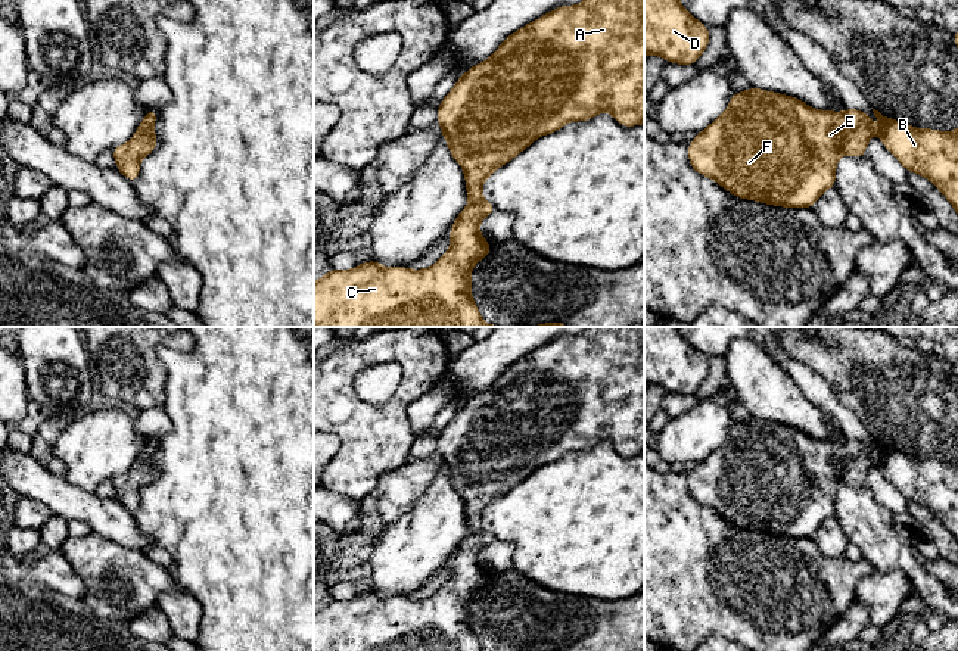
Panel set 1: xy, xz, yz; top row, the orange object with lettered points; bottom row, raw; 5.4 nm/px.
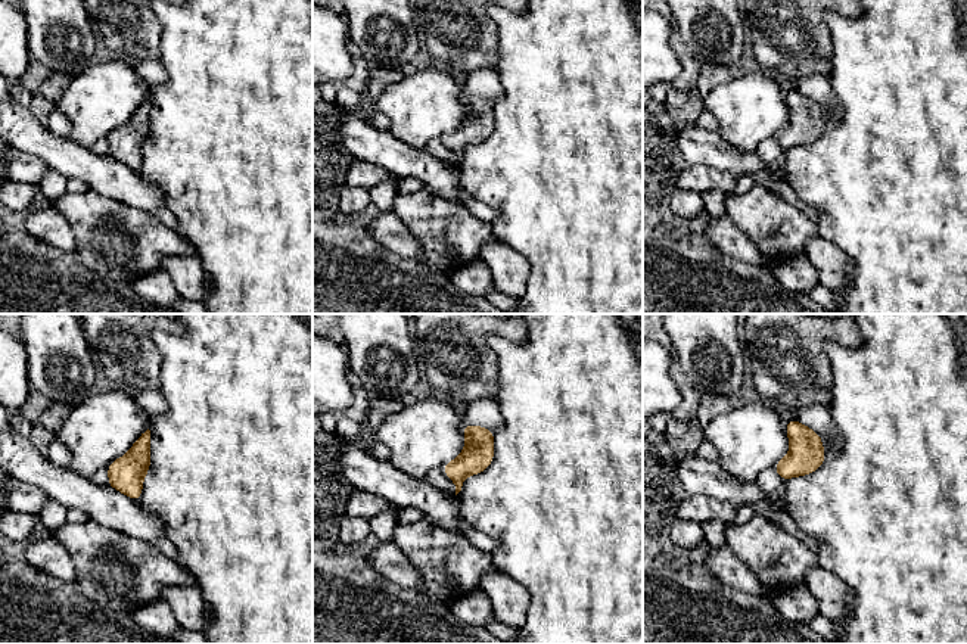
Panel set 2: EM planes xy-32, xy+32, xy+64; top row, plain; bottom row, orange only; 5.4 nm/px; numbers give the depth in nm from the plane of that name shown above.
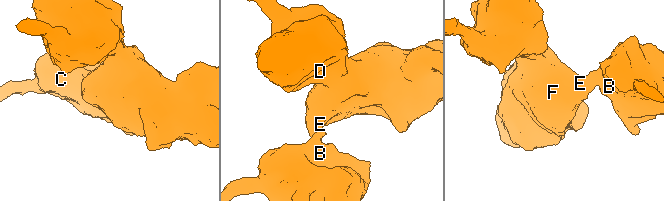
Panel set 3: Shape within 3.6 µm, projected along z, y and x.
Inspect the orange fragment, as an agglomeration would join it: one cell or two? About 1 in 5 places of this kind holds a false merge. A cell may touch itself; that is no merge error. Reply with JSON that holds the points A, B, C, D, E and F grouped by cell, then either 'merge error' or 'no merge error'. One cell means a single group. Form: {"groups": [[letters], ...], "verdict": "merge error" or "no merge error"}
{"groups": [["A", "B", "C", "D", "E", "F"]], "verdict": "no merge error"}

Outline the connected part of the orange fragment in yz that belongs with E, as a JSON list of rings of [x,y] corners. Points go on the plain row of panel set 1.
[[[752,417],[733,423],[728,439],[688,473],[688,489],[696,502],[713,508],[738,529],[786,538],[811,538],[827,518],[836,517],[834,502],[840,485],[845,482],[853,488],[865,486],[873,464],[870,446],[861,440],[817,440],[796,427]]]

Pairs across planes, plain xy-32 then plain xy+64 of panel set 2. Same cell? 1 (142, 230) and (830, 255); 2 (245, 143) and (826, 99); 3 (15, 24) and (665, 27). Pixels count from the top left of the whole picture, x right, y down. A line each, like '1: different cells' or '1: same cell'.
1: different cells
2: different cells
3: same cell

